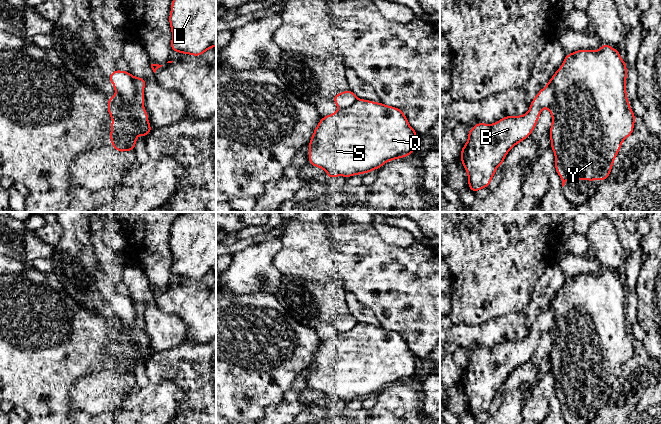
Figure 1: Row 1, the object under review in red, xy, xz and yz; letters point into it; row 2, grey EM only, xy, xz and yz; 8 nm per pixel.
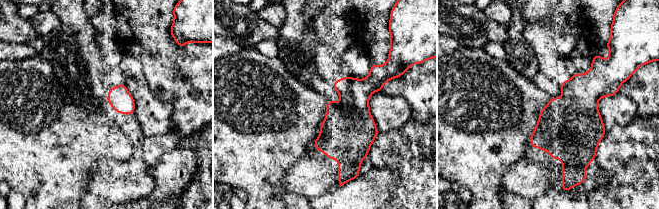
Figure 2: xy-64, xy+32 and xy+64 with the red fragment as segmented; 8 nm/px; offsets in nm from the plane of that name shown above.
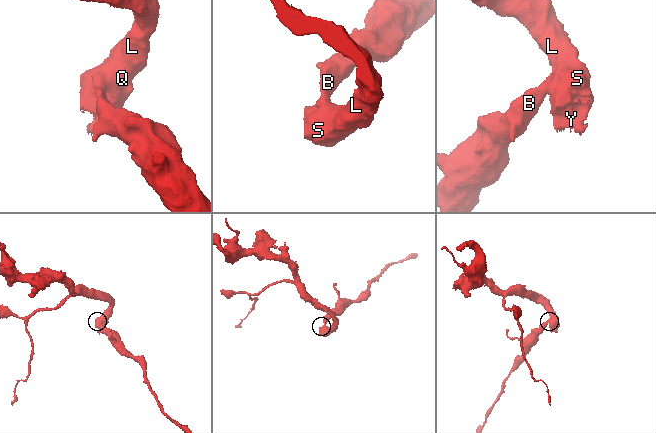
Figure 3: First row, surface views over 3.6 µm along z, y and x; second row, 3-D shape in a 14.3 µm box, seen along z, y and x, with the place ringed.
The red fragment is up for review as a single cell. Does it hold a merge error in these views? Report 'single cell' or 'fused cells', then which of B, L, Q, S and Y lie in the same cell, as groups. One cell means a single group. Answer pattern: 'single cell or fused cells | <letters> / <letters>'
fused cells | B / L Q S Y

